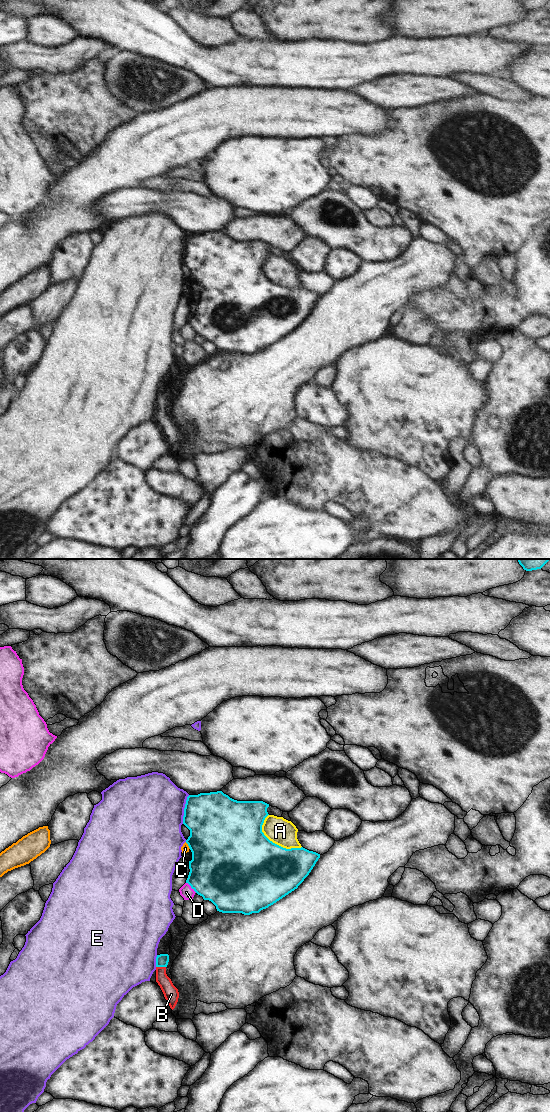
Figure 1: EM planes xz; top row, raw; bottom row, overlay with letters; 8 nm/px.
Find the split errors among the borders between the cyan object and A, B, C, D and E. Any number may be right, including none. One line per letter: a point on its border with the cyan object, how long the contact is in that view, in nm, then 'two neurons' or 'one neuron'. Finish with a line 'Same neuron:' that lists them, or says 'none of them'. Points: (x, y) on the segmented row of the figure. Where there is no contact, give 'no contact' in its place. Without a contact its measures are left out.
A: meets cyan in xz at (274, 843); contact 380 nm long; two neurons
B: meets cyan in xz at (161, 966); contact 80 nm long; one neuron
C: meets cyan in xz at (188, 845); contact 70 nm long; two neurons
D: meets cyan in xz at (191, 887); contact 120 nm long; two neurons
E: meets cyan in xz at (184, 809); contact 240 nm long; two neurons
Same neuron: B

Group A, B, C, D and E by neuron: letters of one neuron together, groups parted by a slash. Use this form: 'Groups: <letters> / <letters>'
Groups: A / B / C / D / E.

